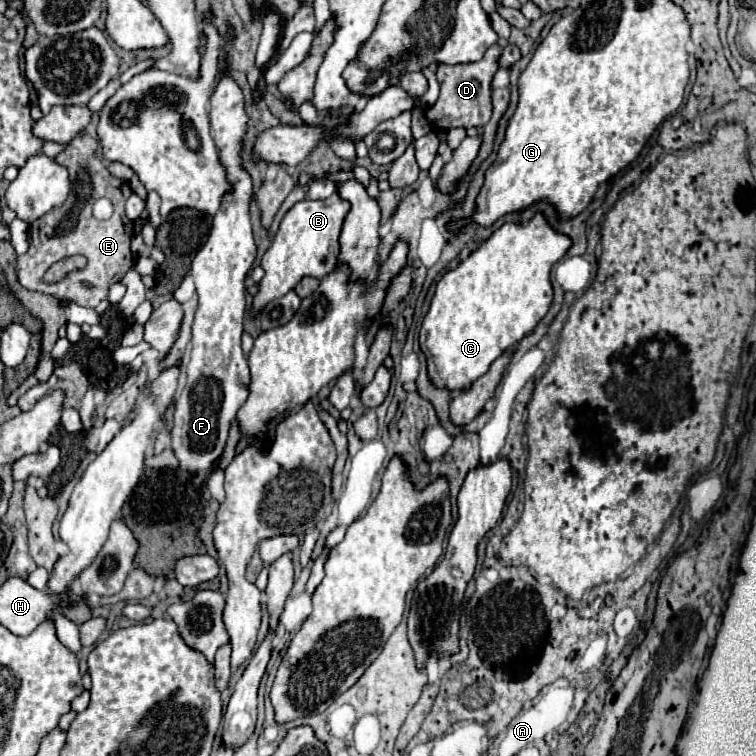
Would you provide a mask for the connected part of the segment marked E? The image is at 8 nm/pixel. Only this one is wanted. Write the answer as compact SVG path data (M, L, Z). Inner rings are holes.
M80 133L66 145L62 153L56 155L56 163L70 169L70 195L60 207L50 209L46 215L30 223L30 237L32 237L30 249L26 255L18 255L16 259L18 283L24 289L52 295L62 303L78 303L82 307L92 307L92 309L108 297L110 285L122 281L126 271L132 269L134 265L134 257L130 251L134 225L124 213L126 197L132 191L128 183L108 173L104 163L96 157L94 149L98 149L98 141L86 133ZM100 197L108 197L114 203L114 215L106 221L98 221L92 215L92 205ZM74 255L84 255L88 259L86 269L74 271L64 281L54 285L42 283L42 277L52 263ZM84 285L92 285L92 287L84 287Z

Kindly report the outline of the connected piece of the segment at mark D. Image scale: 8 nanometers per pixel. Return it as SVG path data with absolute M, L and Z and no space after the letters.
M492 45L486 51L486 55L476 63L438 65L436 77L438 77L438 83L440 83L440 97L438 97L436 105L426 111L426 117L434 127L438 127L442 131L448 131L448 129L454 129L454 127L470 129L470 127L482 127L482 125L488 123L488 119L492 115L490 83L492 83L494 73L498 71L500 53L502 53L502 47Z

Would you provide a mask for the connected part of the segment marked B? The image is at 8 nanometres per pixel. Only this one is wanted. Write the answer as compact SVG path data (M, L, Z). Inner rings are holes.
M334 193L324 201L304 199L286 213L270 249L264 253L260 261L260 267L264 269L264 277L260 279L258 293L254 295L252 301L252 317L256 317L270 301L294 289L302 277L322 279L324 275L334 271L340 253L338 237L348 209L350 205L346 205L346 201L342 201L338 193Z

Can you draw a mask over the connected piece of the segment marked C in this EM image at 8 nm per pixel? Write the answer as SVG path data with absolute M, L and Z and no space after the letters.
M538 213L528 225L504 223L490 235L488 241L472 251L466 261L462 261L454 271L446 273L436 285L430 311L422 321L418 337L420 349L426 355L430 383L448 391L468 391L470 385L488 371L494 359L498 359L508 347L516 347L522 337L532 335L552 303L550 269L566 255L568 249L570 239L562 233L556 233Z

